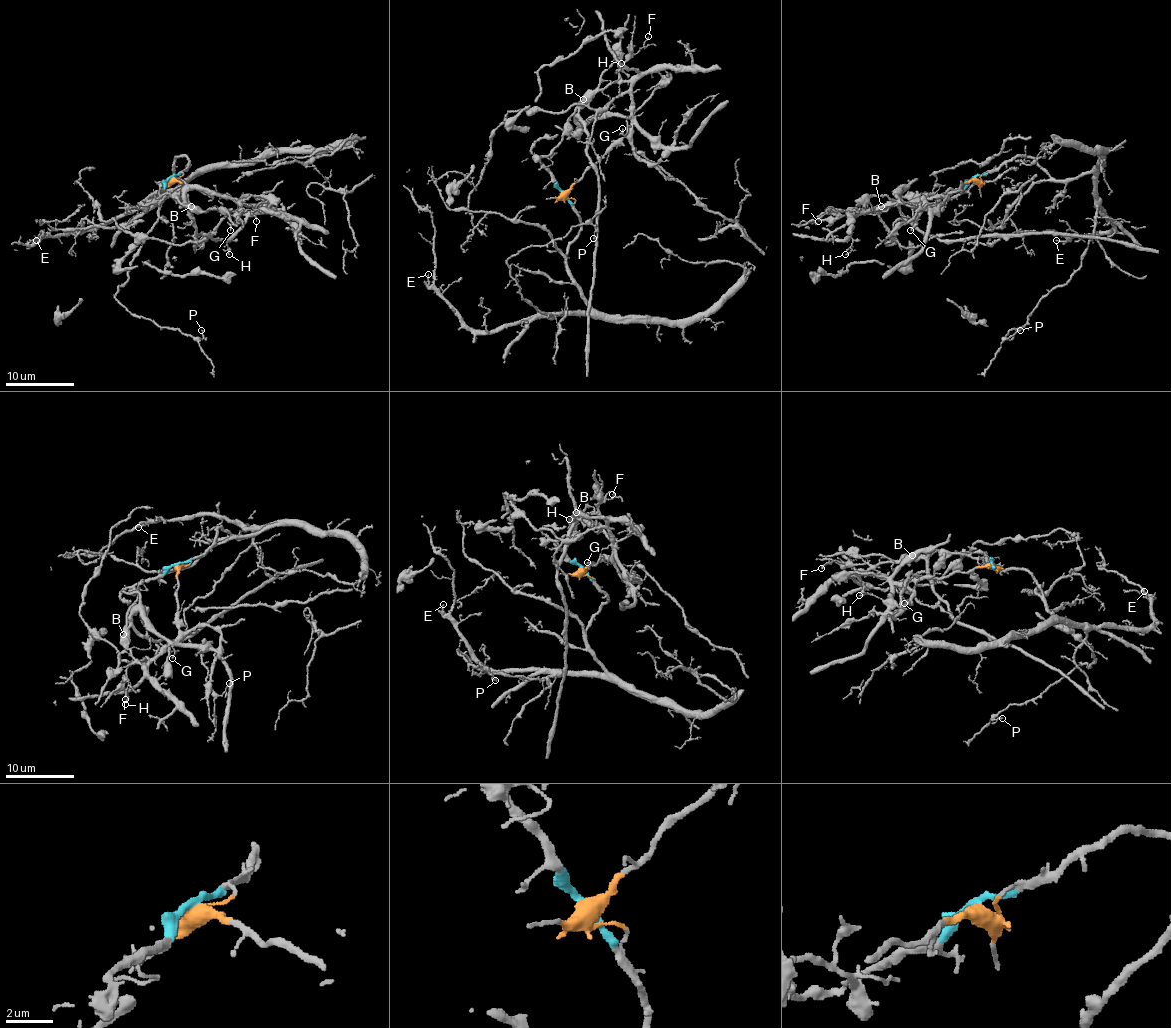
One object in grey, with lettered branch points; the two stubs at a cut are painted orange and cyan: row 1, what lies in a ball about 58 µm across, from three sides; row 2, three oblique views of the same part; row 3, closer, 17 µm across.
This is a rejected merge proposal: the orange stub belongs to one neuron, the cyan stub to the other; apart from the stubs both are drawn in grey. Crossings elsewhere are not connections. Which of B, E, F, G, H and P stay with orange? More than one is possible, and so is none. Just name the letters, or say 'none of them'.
B, F, G, H

